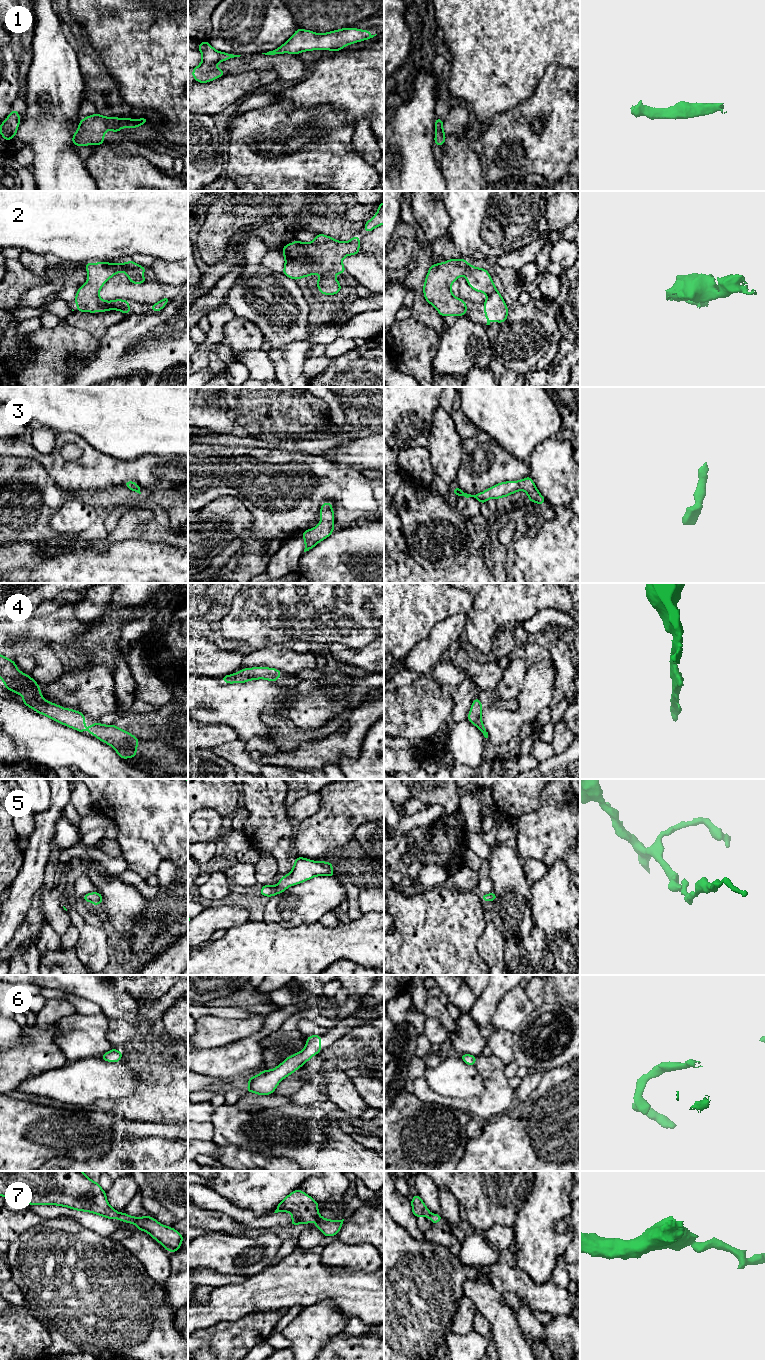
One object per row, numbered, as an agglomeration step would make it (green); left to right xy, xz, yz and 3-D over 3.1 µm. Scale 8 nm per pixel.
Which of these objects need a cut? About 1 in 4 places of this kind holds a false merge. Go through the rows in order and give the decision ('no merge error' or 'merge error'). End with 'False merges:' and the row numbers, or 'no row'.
1: no merge error
2: no merge error
3: no merge error
4: no merge error
5: no merge error
6: no merge error
7: no merge error
False merges: no row

